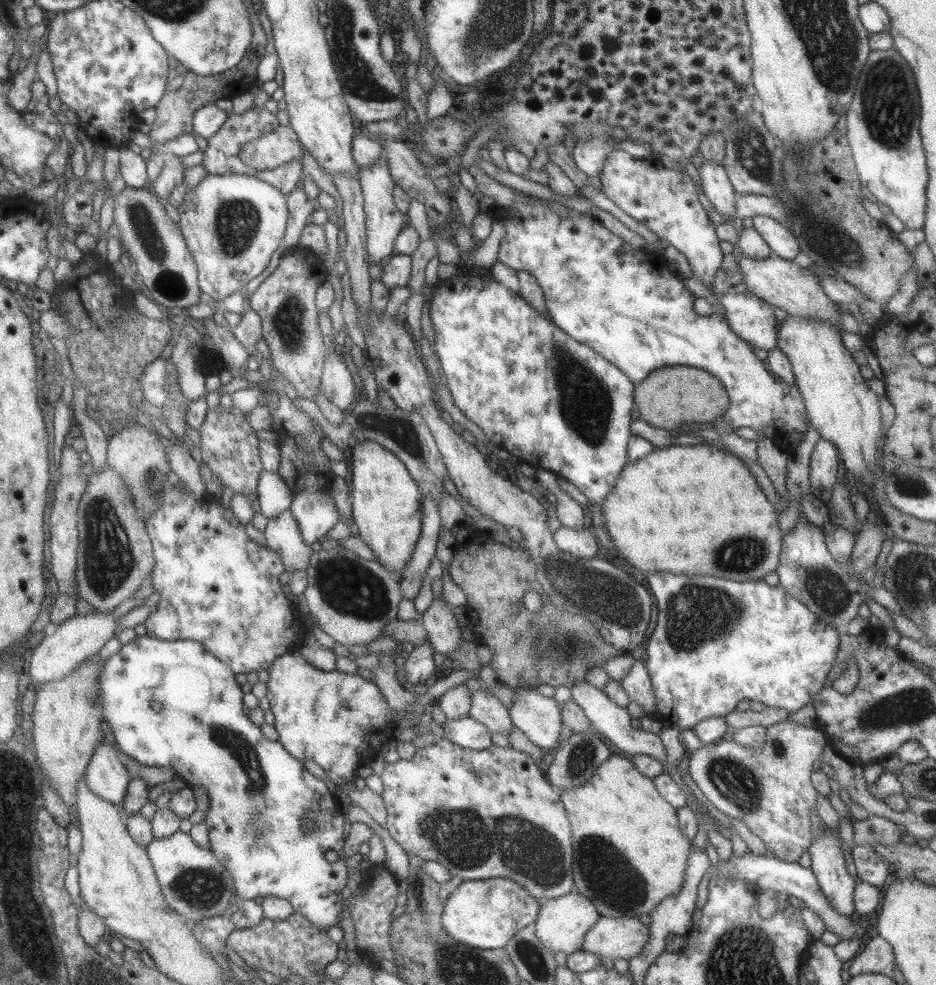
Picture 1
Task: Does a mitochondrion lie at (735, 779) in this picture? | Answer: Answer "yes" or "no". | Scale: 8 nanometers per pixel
yes

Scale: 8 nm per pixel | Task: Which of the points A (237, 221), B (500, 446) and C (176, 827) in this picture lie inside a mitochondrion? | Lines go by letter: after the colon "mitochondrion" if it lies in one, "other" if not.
A: mitochondrion
B: other
C: other

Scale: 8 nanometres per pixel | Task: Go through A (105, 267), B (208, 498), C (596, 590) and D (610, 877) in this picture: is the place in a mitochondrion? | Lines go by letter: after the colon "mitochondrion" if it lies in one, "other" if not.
A: other
B: other
C: mitochondrion
D: mitochondrion

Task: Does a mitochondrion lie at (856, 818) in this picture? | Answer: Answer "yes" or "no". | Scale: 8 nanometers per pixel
no

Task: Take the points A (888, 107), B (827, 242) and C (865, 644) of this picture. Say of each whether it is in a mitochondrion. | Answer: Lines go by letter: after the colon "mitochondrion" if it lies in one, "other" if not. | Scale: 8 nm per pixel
A: mitochondrion
B: mitochondrion
C: other

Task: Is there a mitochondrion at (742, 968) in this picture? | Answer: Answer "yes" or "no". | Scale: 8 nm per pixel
yes

